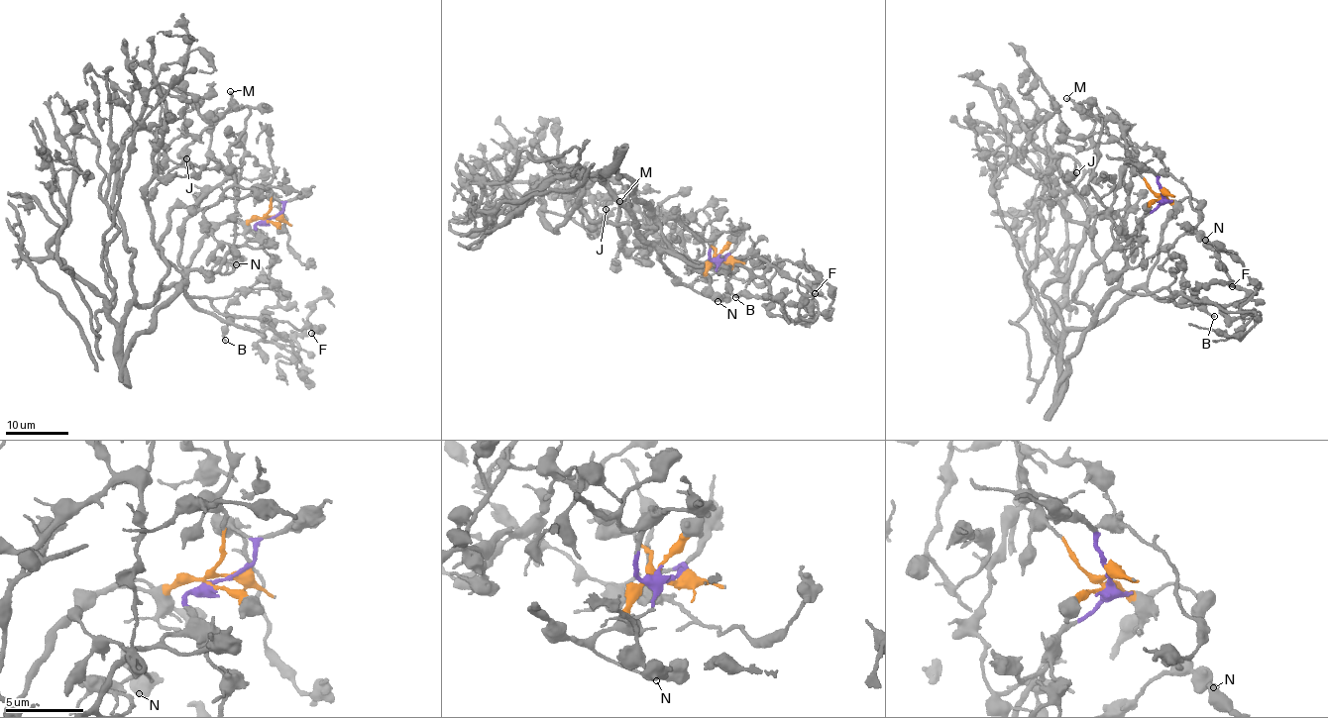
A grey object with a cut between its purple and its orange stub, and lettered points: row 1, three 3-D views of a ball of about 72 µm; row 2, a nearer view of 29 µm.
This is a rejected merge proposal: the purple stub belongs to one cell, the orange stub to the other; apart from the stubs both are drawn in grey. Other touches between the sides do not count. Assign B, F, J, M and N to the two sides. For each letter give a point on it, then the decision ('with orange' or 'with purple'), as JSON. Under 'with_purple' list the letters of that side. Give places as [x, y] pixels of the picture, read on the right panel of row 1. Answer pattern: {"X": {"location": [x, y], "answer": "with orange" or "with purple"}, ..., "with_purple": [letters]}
{"B": {"location": [1214, 316], "answer": "with orange"}, "F": {"location": [1232, 286], "answer": "with orange"}, "J": {"location": [1076, 172], "answer": "with purple"}, "M": {"location": [1066, 98], "answer": "with purple"}, "N": {"location": [1205, 240], "answer": "with purple"}, "with_purple": ["J", "M", "N"]}

